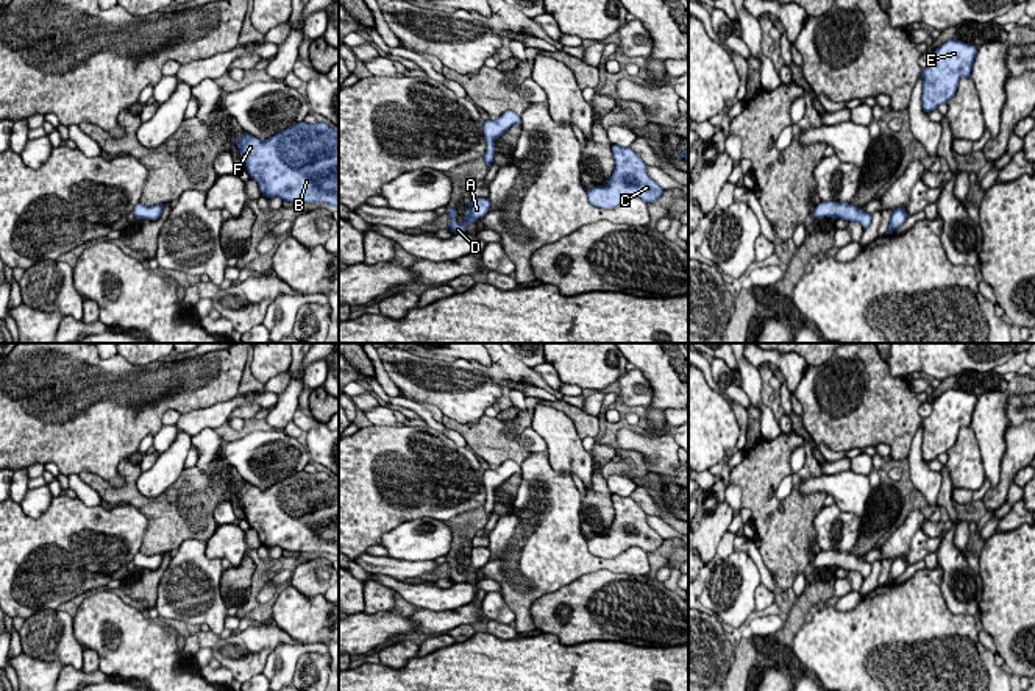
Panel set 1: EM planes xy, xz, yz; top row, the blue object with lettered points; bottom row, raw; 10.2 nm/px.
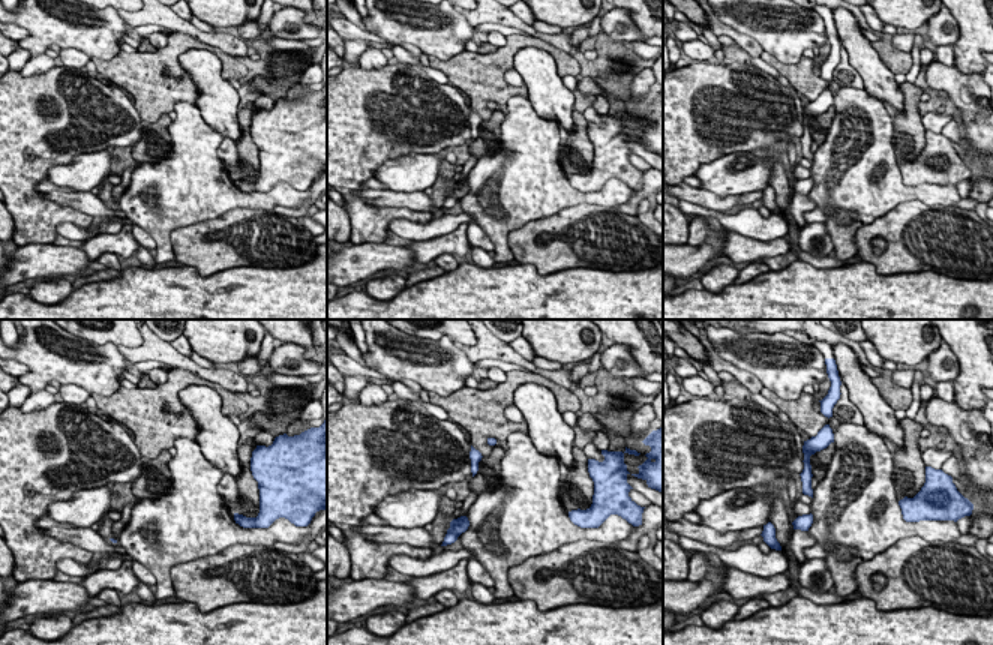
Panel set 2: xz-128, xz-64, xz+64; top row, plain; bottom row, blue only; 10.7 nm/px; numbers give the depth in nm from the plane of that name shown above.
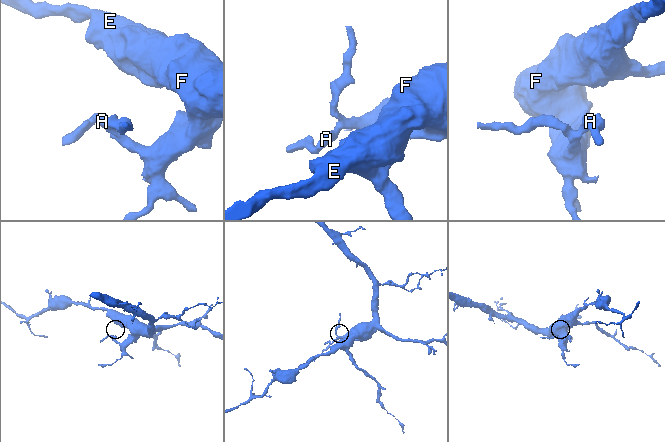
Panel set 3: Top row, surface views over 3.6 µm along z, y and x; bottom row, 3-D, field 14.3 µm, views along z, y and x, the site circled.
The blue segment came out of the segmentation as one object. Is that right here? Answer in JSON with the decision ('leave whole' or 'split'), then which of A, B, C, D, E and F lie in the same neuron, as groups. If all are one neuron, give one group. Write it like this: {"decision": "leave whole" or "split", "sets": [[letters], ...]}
{"decision": "leave whole", "sets": [["A", "B", "C", "D", "E", "F"]]}

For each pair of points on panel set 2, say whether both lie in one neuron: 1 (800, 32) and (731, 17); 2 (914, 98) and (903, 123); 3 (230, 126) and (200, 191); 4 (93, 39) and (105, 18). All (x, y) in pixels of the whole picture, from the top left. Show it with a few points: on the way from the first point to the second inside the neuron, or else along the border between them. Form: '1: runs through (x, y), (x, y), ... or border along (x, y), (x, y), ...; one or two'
1: runs through (783, 30), (759, 17), (747, 17); one
2: runs through (911, 104), (909, 117); one
3: border along (200, 111), (201, 117), (224, 137); two
4: runs through (98, 35), (105, 23); one

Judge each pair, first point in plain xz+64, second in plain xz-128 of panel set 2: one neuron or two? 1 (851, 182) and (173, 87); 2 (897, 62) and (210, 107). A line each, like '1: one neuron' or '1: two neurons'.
1: two neurons
2: two neurons

